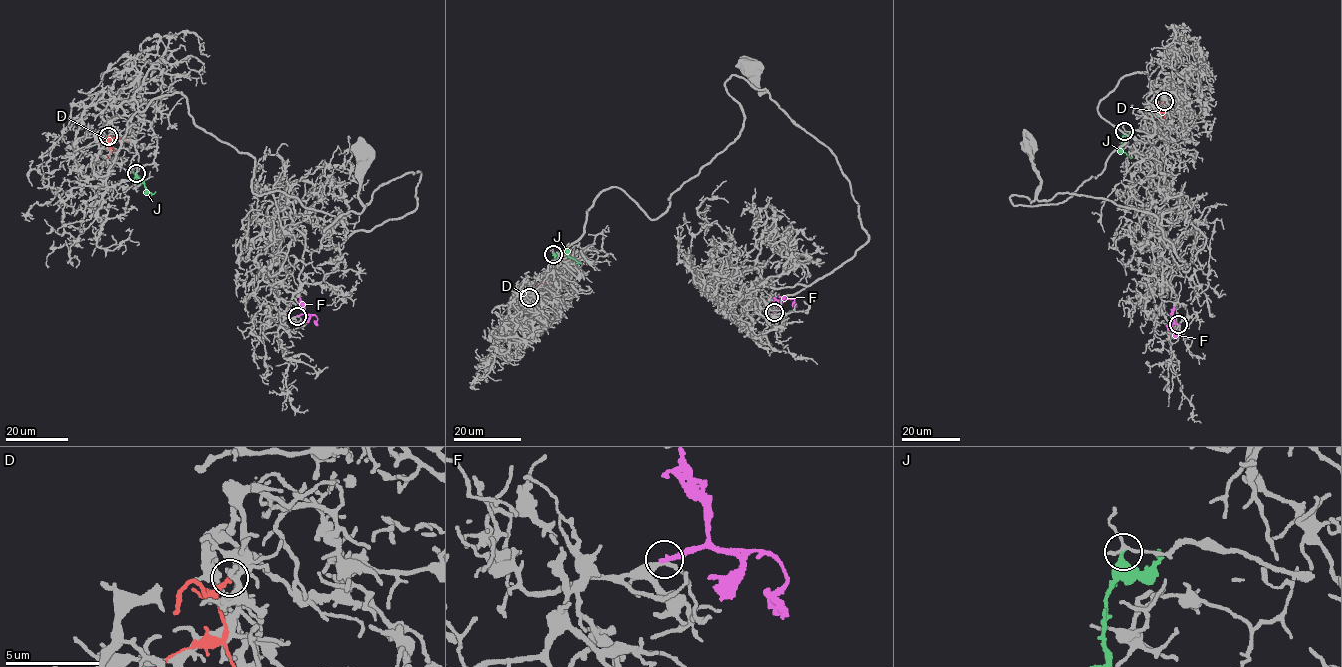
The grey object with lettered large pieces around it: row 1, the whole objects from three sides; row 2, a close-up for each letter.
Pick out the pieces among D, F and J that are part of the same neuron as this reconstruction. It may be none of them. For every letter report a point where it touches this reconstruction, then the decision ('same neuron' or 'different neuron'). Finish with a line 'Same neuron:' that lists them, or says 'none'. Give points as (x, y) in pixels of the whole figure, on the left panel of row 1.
D: contact (108, 136); different neuron
F: contact (297, 316); different neuron
J: contact (136, 173); different neuron
Same neuron: none

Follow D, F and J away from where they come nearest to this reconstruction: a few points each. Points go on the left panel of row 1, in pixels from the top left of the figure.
D: (109, 136), (107, 160)
F: (297, 316), (313, 314), (317, 325)
J: (135, 172), (146, 192), (156, 191)

